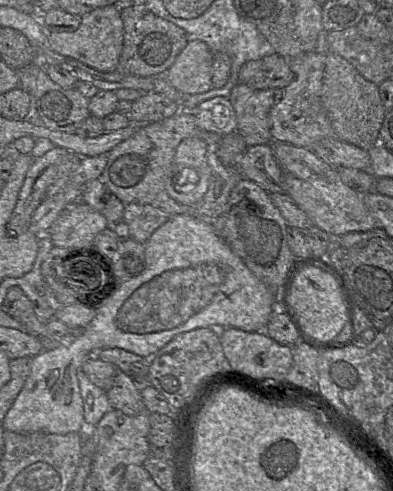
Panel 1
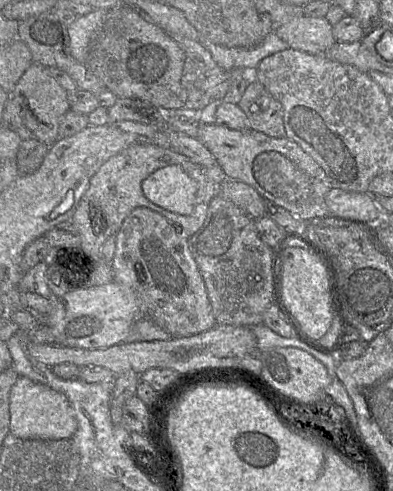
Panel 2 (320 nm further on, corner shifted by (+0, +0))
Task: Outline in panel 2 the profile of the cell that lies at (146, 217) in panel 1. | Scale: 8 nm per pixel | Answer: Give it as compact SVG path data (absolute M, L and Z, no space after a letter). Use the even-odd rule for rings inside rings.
M146 207L135 208L115 235L116 249L111 263L113 282L136 294L139 299L138 318L152 321L172 338L200 334L216 325L205 283L191 254L188 239L178 225Z

